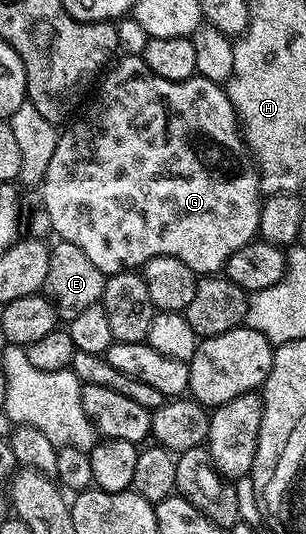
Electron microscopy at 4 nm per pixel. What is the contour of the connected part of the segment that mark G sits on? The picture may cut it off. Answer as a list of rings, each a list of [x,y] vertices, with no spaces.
[[[124,55],[122,59],[119,65],[116,63],[102,77],[103,85],[101,80],[98,85],[99,93],[96,94],[95,101],[88,106],[87,113],[76,124],[68,123],[59,132],[59,141],[53,150],[53,158],[49,158],[49,170],[45,170],[41,181],[41,189],[43,188],[41,206],[47,211],[46,220],[52,223],[52,233],[59,240],[73,242],[73,246],[81,246],[81,251],[89,257],[89,262],[93,262],[93,266],[97,266],[97,270],[101,270],[104,277],[113,276],[118,272],[142,269],[143,265],[158,256],[181,258],[181,262],[185,262],[185,266],[189,266],[189,270],[197,274],[222,273],[227,267],[229,258],[233,258],[233,254],[237,254],[243,246],[259,236],[261,206],[265,199],[261,187],[261,171],[242,134],[239,115],[231,105],[226,91],[204,76],[196,74],[190,76],[188,80],[170,80],[153,74],[153,70],[149,70],[142,56]]]

